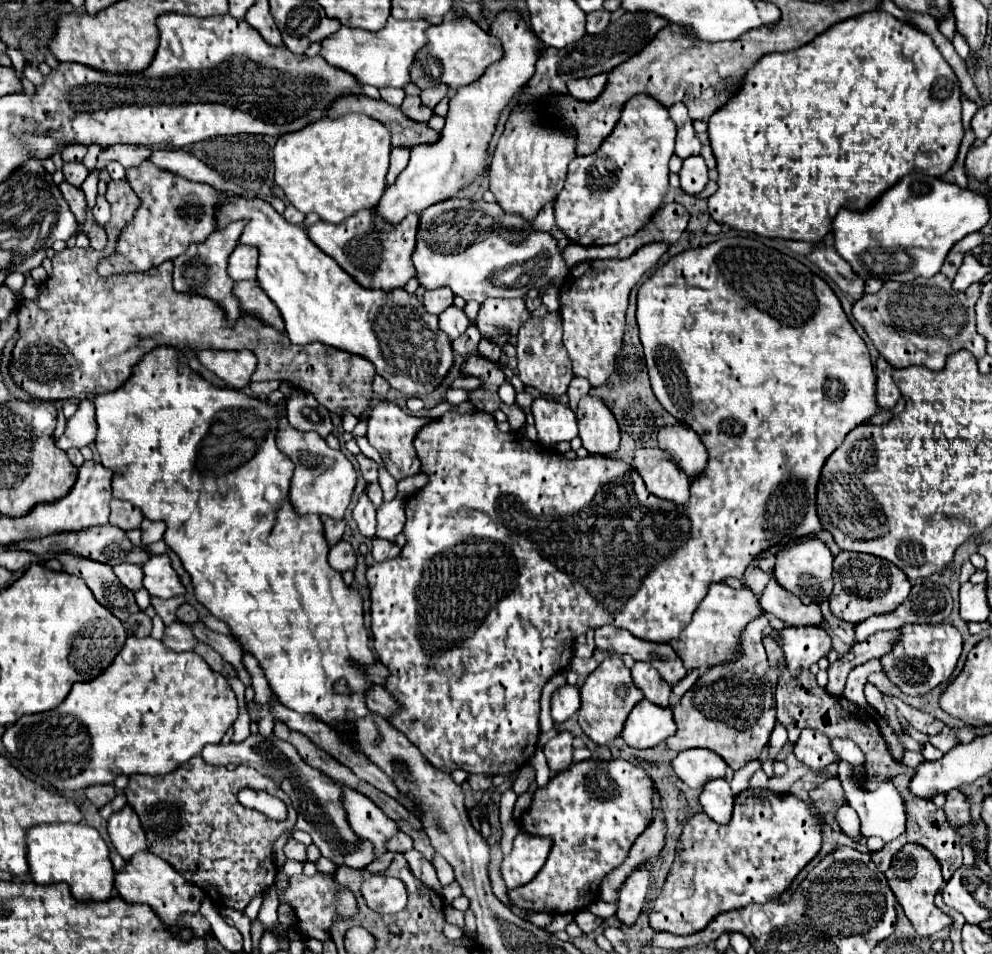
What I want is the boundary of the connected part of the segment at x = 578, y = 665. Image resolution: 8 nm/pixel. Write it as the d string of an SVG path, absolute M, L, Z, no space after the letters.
M574 658L572 664L570 664L570 670L574 670L574 672L580 676L580 680L582 680L582 678L586 678L586 676L596 668L596 666L598 666L598 662L596 662L594 658L588 658L588 660Z

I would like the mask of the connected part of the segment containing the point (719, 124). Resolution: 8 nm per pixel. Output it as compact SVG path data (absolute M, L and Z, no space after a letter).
M882 10L864 12L854 18L846 18L834 26L830 26L826 32L818 34L812 42L806 46L794 50L794 52L782 52L782 54L766 54L752 70L746 72L742 88L724 104L720 106L708 120L708 136L712 140L712 152L716 156L718 164L718 190L708 198L708 212L710 216L720 222L728 224L734 230L742 232L754 232L758 236L768 238L788 238L788 240L806 240L806 242L818 242L832 230L832 218L840 208L852 208L852 210L864 210L870 206L884 190L894 186L902 176L920 172L926 176L940 178L944 176L960 148L960 140L964 136L962 128L962 108L960 108L960 82L954 74L954 70L948 66L948 62L942 58L938 46L932 42L932 38L918 28L914 28L908 22L898 20L892 14L886 14Z

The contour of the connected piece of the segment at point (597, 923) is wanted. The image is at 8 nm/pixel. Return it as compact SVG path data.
M582 910L582 912L578 912L576 916L574 916L574 920L576 920L576 924L580 926L580 930L584 932L584 934L590 934L590 932L594 932L596 928L600 928L602 926L602 918L598 918L598 916L594 916L594 914L590 914L588 910Z

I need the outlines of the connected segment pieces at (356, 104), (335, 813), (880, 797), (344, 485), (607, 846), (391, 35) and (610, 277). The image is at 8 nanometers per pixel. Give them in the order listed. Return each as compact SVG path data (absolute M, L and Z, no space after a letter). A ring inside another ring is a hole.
M342 96L334 108L330 108L330 118L340 118L348 112L362 112L370 118L382 122L392 134L392 146L412 148L416 144L434 144L440 132L430 130L428 124L412 122L402 116L398 108L388 106L384 100L372 100L368 96Z
M248 736L240 744L216 744L216 746L206 746L202 750L202 758L208 764L244 764L260 774L266 774L272 778L286 794L290 794L290 800L294 808L298 808L298 822L296 826L302 826L314 840L314 844L320 848L322 856L330 858L336 866L350 866L350 868L364 868L370 862L374 862L374 848L370 842L364 842L356 838L350 832L350 826L346 824L346 814L340 802L340 786L330 780L330 776L318 772L316 768L310 768L302 756L284 740L278 740L276 736ZM306 826L316 826L316 828L306 828Z
M839 761L838 776L841 779L842 787L848 800L848 804L858 812L860 816L860 832L862 836L870 838L870 836L882 836L888 834L888 842L892 842L894 838L898 838L902 832L904 832L904 826L906 826L906 812L904 812L904 804L902 804L902 798L900 794L896 792L896 788L892 784L880 784L878 790L874 792L866 792L862 788L858 788L855 782L852 780L853 767L850 763Z
M288 396L280 400L276 406L276 418L278 418L278 432L276 432L276 444L278 448L294 462L294 478L290 484L290 504L298 514L318 514L328 516L334 520L342 520L344 512L350 504L354 486L356 486L356 470L352 462L340 452L328 448L328 444L314 432L300 432L290 428L286 416L284 416L284 404Z
M584 760L576 762L570 770L564 770L550 778L550 782L534 792L534 800L530 808L522 814L522 828L526 834L548 836L552 840L552 848L546 864L528 884L508 890L508 898L512 906L530 912L548 912L548 914L564 914L578 912L586 908L590 902L598 900L598 886L602 878L618 868L634 840L646 830L652 818L652 796L654 784L648 774L626 760Z
M390 16L388 24L378 32L362 32L358 28L342 26L338 32L322 40L320 56L328 64L336 64L342 70L354 74L362 84L372 84L376 88L396 86L404 88L410 84L410 66L414 64L416 54L426 46L426 28L430 22L426 20L394 20Z
M652 242L636 250L626 260L590 260L572 268L560 286L560 318L564 326L564 346L572 360L574 376L588 378L592 386L602 386L614 372L616 354L622 348L624 314L628 294L666 252L668 244Z

